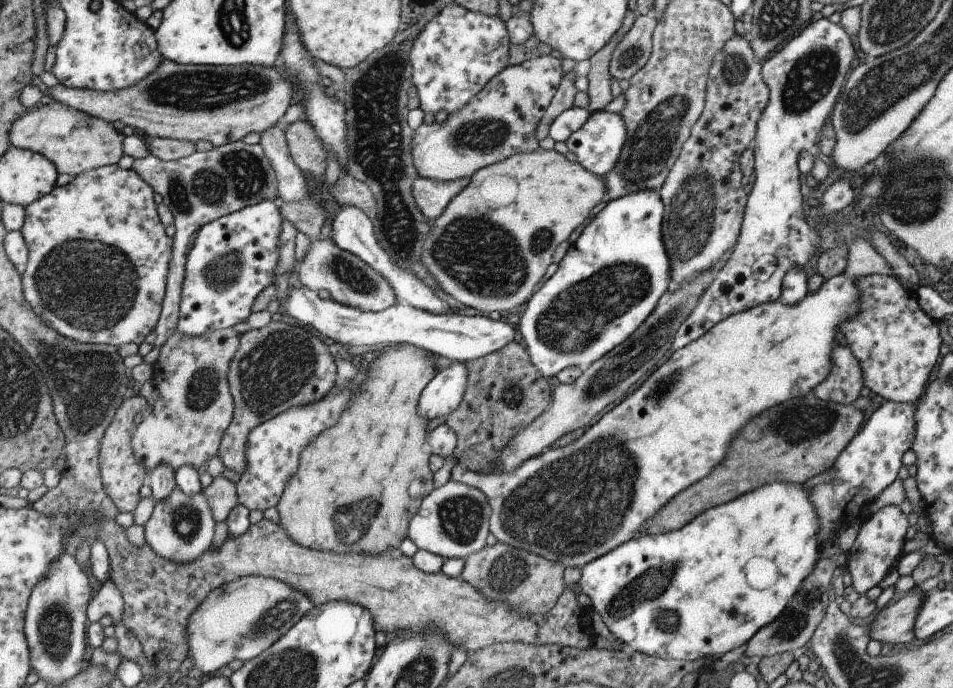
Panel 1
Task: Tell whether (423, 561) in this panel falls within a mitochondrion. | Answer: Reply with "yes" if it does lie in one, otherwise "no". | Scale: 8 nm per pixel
no

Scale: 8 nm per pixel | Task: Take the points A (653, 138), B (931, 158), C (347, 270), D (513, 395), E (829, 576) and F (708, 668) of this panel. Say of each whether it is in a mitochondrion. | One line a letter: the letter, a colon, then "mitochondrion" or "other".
A: mitochondrion
B: mitochondrion
C: mitochondrion
D: mitochondrion
E: other
F: other

